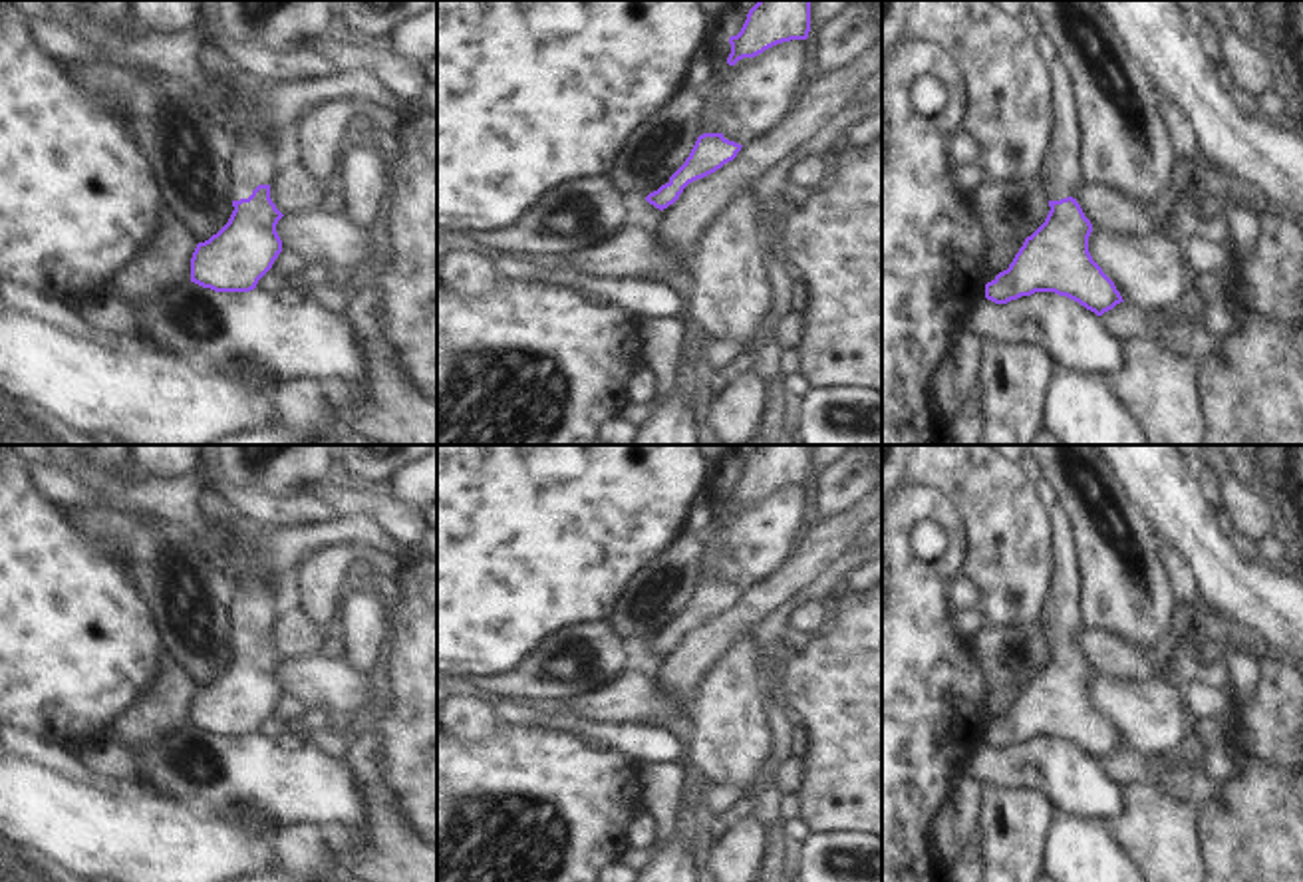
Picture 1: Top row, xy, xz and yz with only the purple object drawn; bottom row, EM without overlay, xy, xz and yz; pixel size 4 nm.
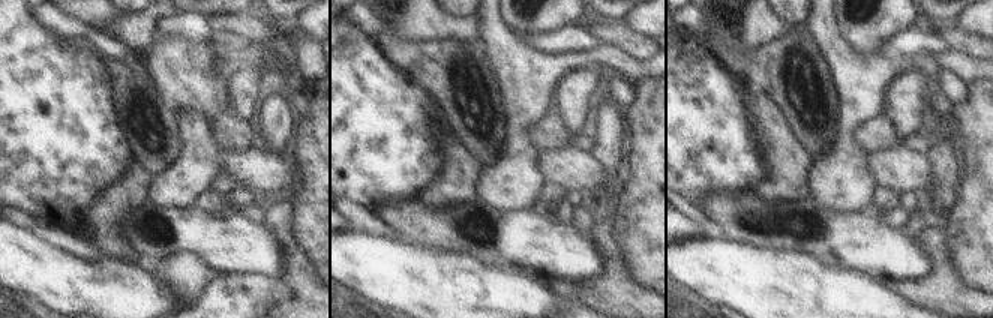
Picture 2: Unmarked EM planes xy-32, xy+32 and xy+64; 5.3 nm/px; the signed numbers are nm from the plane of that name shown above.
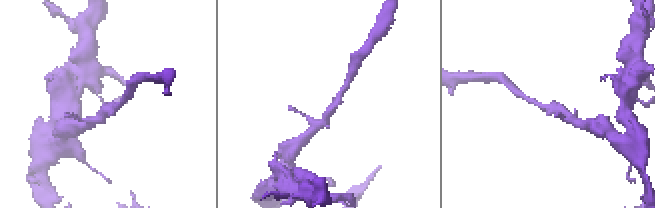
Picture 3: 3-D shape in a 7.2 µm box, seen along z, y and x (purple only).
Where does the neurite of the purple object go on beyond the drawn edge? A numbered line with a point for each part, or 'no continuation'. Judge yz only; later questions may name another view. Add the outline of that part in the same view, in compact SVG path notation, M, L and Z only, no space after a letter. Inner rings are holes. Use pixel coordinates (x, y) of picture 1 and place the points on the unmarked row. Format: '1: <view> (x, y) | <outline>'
1: yz (1061, 614) | M1061 505L1049 511L1053 526L1053 590L1043 608L1045 642L1073 642L1085 628L1081 620L1081 566L1069 518Z

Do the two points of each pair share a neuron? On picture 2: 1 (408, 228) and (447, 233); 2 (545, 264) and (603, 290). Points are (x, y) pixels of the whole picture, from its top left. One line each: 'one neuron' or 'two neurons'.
1: one neuron
2: two neurons

